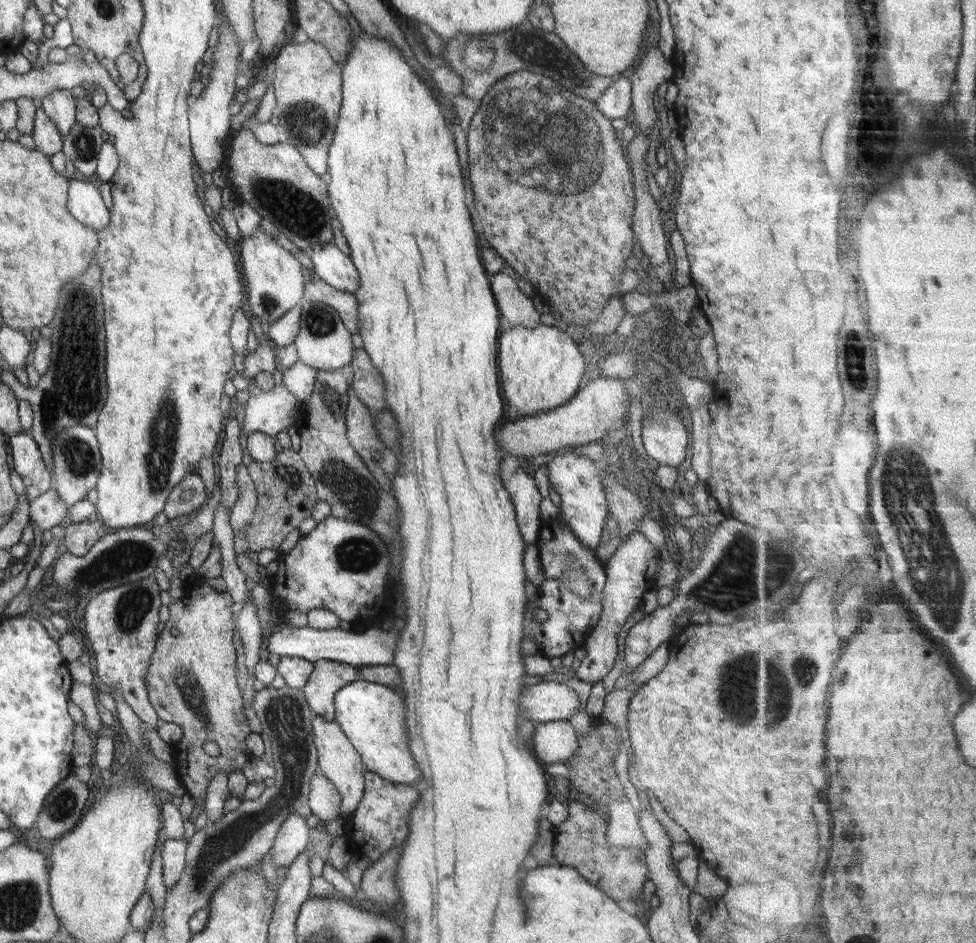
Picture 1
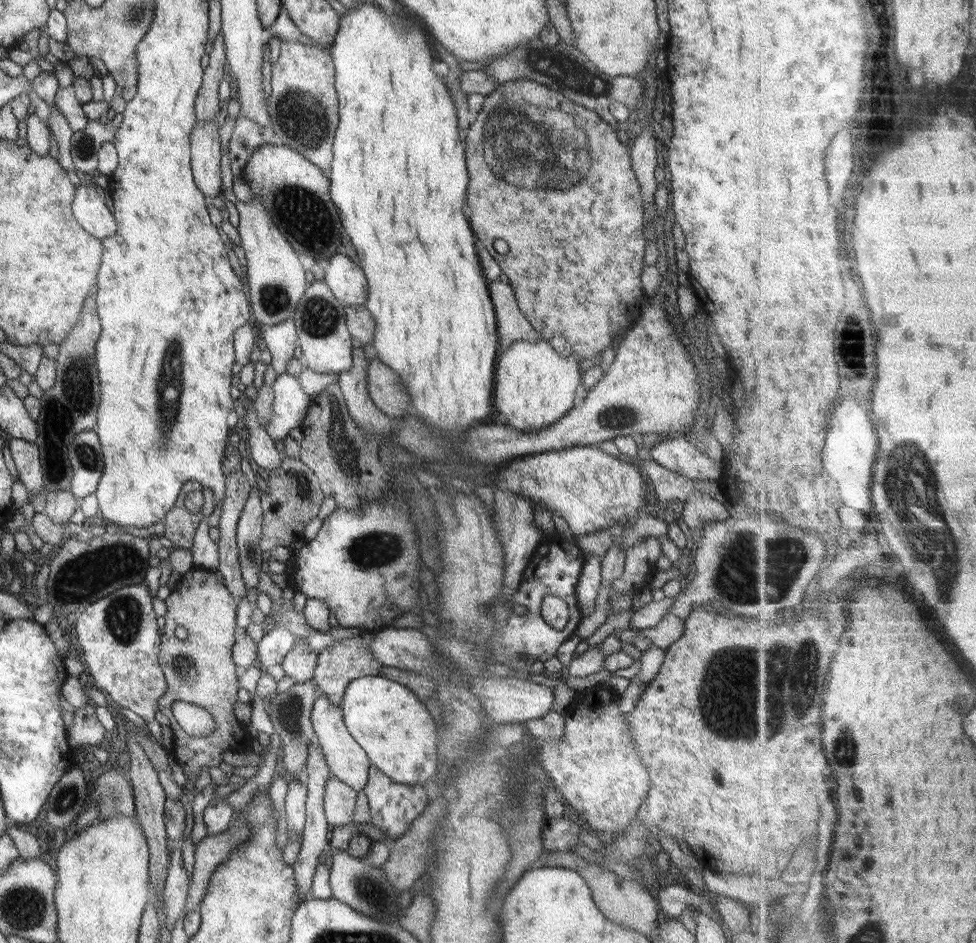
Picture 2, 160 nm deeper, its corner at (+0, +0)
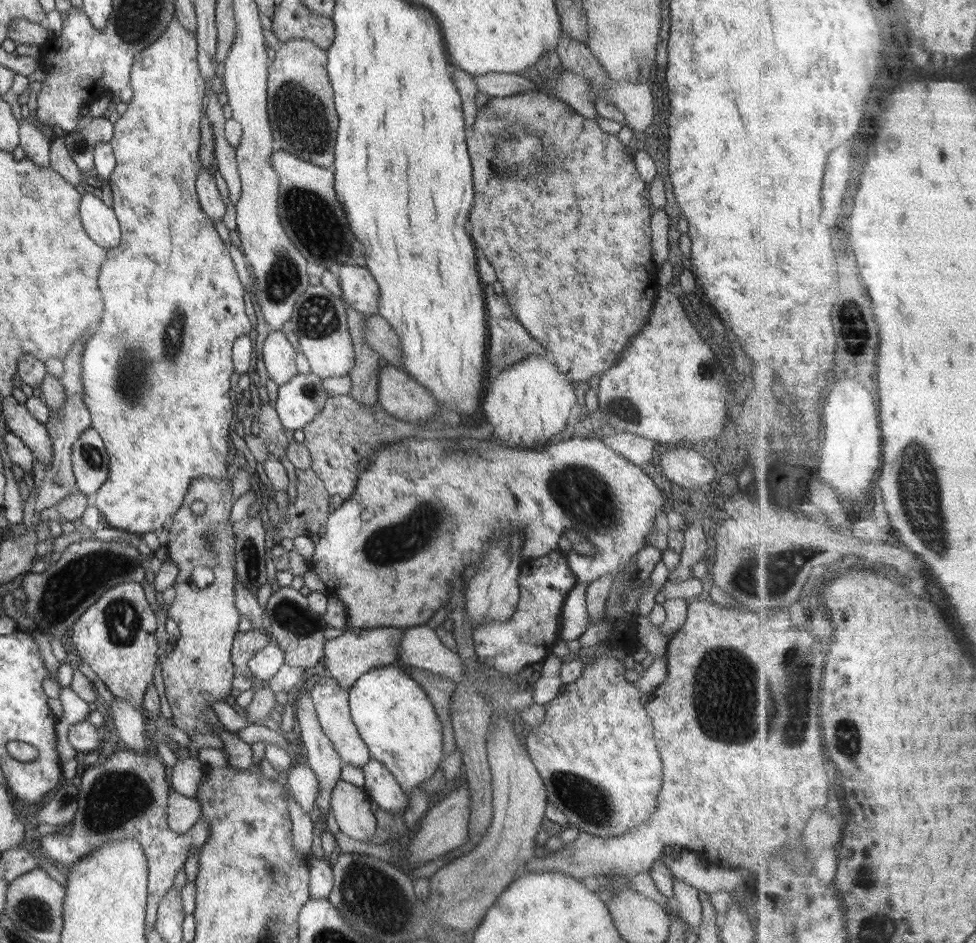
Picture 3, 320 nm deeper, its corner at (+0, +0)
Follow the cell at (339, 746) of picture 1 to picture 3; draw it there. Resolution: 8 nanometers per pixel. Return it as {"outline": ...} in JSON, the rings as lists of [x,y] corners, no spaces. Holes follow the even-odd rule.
{"outline":[[[323,675],[317,682],[310,685],[309,691],[315,716],[323,729],[322,733],[331,741],[339,758],[351,766],[362,767],[371,756],[349,716],[348,689],[341,688],[336,680]]]}

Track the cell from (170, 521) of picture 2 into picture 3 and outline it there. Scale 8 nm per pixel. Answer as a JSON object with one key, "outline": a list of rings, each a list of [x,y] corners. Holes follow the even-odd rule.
{"outline":[[[197,478],[190,481],[188,492],[181,507],[171,516],[168,541],[165,544],[167,558],[179,569],[172,587],[175,590],[173,602],[165,614],[179,628],[179,638],[173,650],[160,656],[162,682],[165,700],[171,709],[172,724],[181,732],[217,736],[216,728],[225,728],[215,717],[211,705],[224,701],[232,687],[235,673],[230,661],[230,648],[238,631],[240,614],[234,603],[233,558],[236,534],[229,523],[233,506],[229,479]],[[199,500],[205,505],[205,512],[197,516],[190,512],[190,505]],[[204,566],[213,573],[213,581],[207,587],[198,588],[190,580],[195,567]]]}

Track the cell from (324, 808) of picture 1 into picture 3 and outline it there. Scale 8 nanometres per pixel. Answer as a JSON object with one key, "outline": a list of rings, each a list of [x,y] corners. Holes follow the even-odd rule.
{"outline":[[[339,779],[332,788],[330,798],[330,808],[336,820],[338,831],[353,840],[369,843],[376,829],[376,818],[369,809],[370,804],[370,798],[363,792],[361,787],[355,787],[351,783]]]}

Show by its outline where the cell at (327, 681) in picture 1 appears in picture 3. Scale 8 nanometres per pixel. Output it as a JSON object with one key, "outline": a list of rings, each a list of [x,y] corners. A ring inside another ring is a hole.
{"outline":[[[377,627],[374,629],[348,628],[335,638],[324,642],[323,675],[338,682],[341,688],[350,686],[363,674],[375,667],[396,664],[398,648],[405,629],[399,627]]]}

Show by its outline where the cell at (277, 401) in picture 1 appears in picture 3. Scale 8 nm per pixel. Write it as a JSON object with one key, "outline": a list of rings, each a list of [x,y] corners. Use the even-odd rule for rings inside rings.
{"outline":[[[311,371],[297,373],[289,382],[278,387],[272,407],[283,429],[302,430],[325,406],[328,397],[322,379],[316,374]]]}

